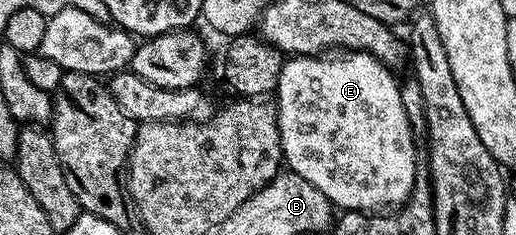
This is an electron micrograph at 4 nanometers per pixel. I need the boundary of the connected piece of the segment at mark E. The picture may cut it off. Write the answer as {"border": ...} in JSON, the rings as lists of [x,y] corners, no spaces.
{"border":[[[346,51],[334,55],[334,60],[329,56],[332,55],[294,55],[282,63],[275,103],[284,163],[288,171],[323,190],[329,203],[338,209],[372,213],[396,209],[408,200],[419,175],[418,141],[407,122],[407,110],[403,110],[401,84],[370,53]]]}

